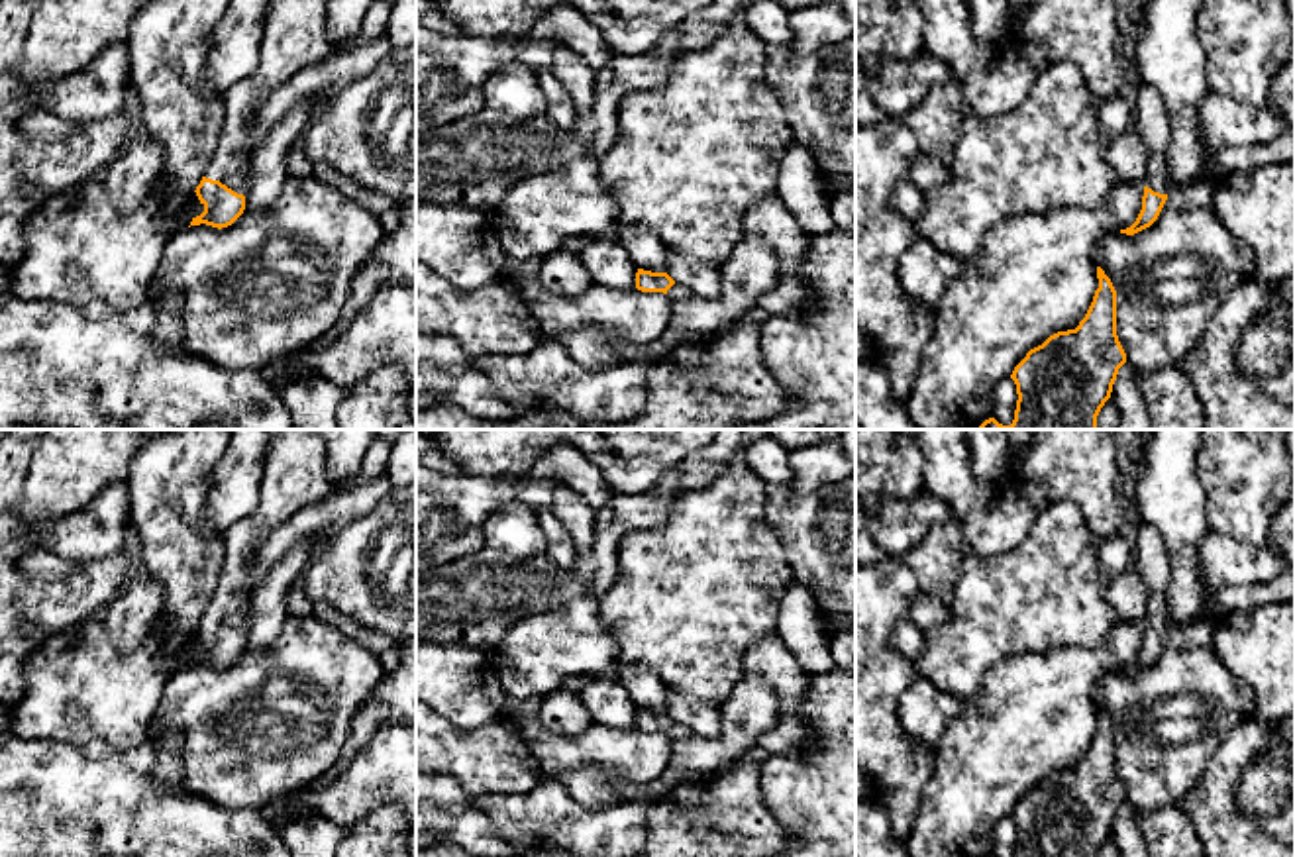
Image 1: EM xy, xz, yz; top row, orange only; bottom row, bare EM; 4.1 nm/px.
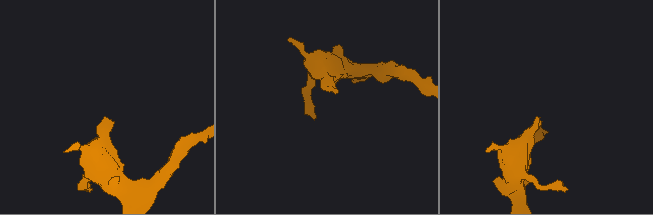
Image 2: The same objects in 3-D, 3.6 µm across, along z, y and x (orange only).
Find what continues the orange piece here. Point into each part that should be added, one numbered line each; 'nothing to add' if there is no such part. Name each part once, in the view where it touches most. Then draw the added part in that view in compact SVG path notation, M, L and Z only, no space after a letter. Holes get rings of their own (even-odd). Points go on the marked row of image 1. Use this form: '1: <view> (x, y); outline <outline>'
1: xy (295, 38); outline M269 0L259 65L222 94L226 118L204 176L243 194L251 161L247 131L257 110L273 90L336 51L326 37L322 0Z

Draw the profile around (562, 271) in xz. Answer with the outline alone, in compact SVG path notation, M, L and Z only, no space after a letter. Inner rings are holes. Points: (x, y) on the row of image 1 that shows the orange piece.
M565 247L544 257L538 280L551 294L565 298L575 298L593 284L579 255Z

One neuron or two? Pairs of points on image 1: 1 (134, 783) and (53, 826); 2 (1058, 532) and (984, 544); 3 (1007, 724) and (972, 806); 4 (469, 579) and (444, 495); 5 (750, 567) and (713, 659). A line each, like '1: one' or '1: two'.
1: one
2: two
3: one
4: two
5: one

